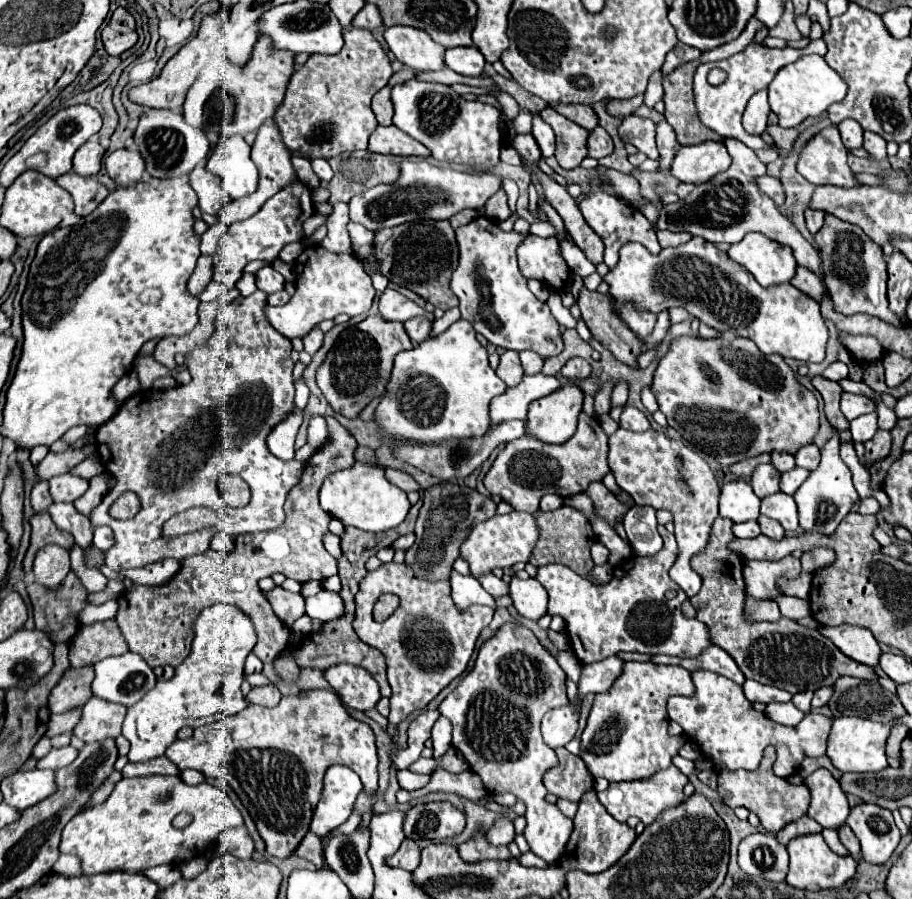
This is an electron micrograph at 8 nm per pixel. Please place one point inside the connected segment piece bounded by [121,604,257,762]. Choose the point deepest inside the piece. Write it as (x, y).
(206, 687)

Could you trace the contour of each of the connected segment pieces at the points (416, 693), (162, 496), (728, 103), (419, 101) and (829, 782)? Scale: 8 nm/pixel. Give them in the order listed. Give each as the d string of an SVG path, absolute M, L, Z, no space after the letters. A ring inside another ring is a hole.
M383 564L381 568L377 568L375 572L369 572L365 576L365 580L359 586L357 592L357 610L355 610L355 620L353 620L353 628L357 632L357 636L367 642L369 646L381 650L387 658L387 678L391 684L391 714L389 714L389 722L391 724L399 724L401 720L405 720L411 712L415 710L423 710L453 678L461 676L463 670L467 668L467 662L473 654L475 642L479 638L479 632L489 626L491 618L493 618L493 608L489 606L471 606L465 612L457 610L453 600L451 600L451 586L449 582L427 582L427 580L419 580L415 578L413 570L407 564ZM381 594L397 594L401 604L399 608L391 614L391 618L387 618L385 622L375 622L371 612L373 612L373 604L377 602L377 598ZM417 660L443 660L443 664L419 664Z
M255 292L251 296L239 296L231 304L223 306L219 314L215 316L215 334L207 340L205 346L193 350L187 354L191 382L183 386L175 386L165 392L137 392L129 400L125 400L119 406L119 412L105 422L105 426L99 426L95 432L97 438L97 452L101 454L99 460L103 468L115 478L115 486L103 496L101 504L95 506L89 514L91 526L109 526L115 532L115 546L105 552L105 566L113 572L129 570L129 568L145 568L153 562L173 558L183 560L193 554L201 554L209 548L211 536L215 532L225 532L231 538L247 532L263 532L263 530L275 530L285 522L285 496L287 492L299 482L303 464L297 460L285 462L275 458L265 438L269 436L269 430L277 426L277 422L283 422L289 412L295 410L295 390L293 390L293 360L291 360L291 340L283 338L283 334L277 334L273 326L269 326L269 320L263 314L263 306L267 302L265 292ZM213 454L225 456L223 466L213 466ZM205 466L211 466L213 474L207 474ZM223 474L235 474L241 476L249 488L251 488L251 502L243 508L233 510L229 508L219 492L219 480ZM125 490L133 490L141 500L141 510L131 520L115 520L109 516L111 502ZM193 506L205 506L219 514L219 524L211 528L203 528L191 534L165 538L161 534L163 524L183 510L189 510Z
M823 38L817 40L811 40L811 42L804 48L765 48L765 46L759 46L755 42L751 42L745 50L741 50L739 54L733 54L721 62L709 62L709 64L701 64L695 72L695 80L693 80L693 90L695 90L695 106L697 106L697 116L701 120L703 126L715 130L717 134L721 136L731 136L731 138L737 138L741 140L743 144L747 144L749 148L757 150L757 148L765 148L765 142L759 138L759 136L751 136L745 132L743 124L741 124L741 116L743 116L743 110L749 102L749 98L757 92L757 90L765 90L769 86L769 82L773 80L775 72L789 64L789 62L795 62L797 58L805 56L805 54L818 54L824 56L827 53L827 46ZM713 68L721 68L727 72L727 80L719 86L711 86L707 82L707 74L713 70Z
M407 80L393 86L391 102L395 108L393 124L411 138L425 144L439 162L467 164L475 170L487 172L499 164L503 146L501 134L501 112L493 104L479 100L463 100L445 84Z
M819 768L805 780L805 784L811 790L811 806L807 816L823 828L843 826L851 814L851 806L833 774L827 768Z

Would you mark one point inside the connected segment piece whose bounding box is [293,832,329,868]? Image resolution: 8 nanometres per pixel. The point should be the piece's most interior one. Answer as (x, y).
(311, 849)

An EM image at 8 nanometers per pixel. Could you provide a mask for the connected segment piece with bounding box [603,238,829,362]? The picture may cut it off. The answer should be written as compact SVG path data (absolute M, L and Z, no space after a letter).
M691 238L683 246L665 248L657 256L649 254L641 244L625 244L619 264L603 280L609 282L609 294L619 304L631 300L655 314L663 308L683 306L691 316L719 332L735 332L753 340L763 354L777 352L783 358L801 362L823 362L825 358L829 330L813 298L801 294L791 284L763 288L727 252L703 238Z

